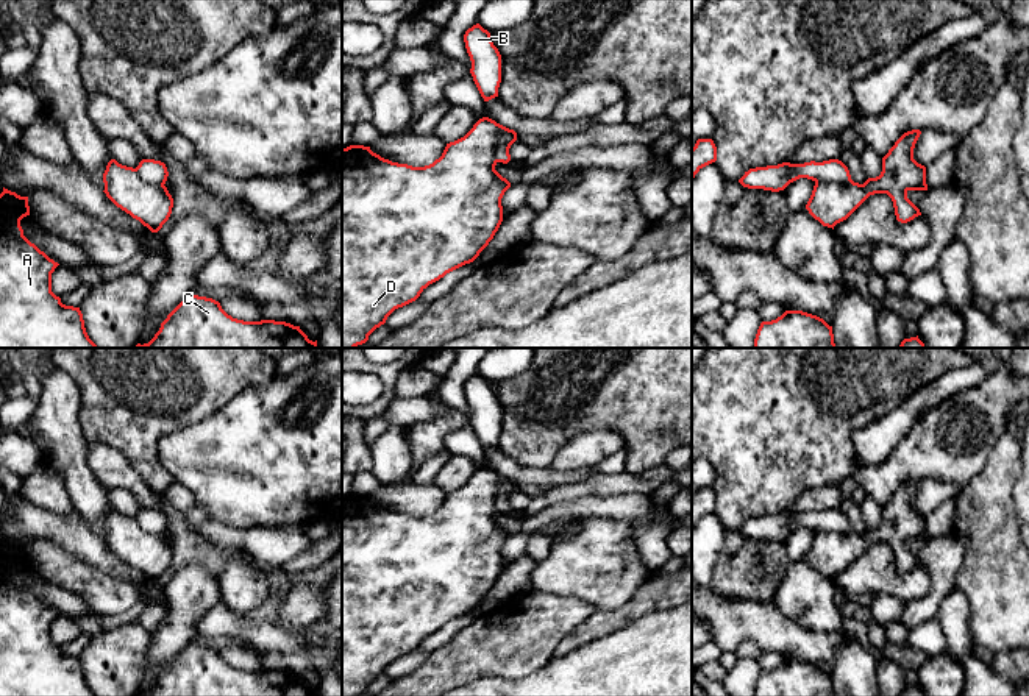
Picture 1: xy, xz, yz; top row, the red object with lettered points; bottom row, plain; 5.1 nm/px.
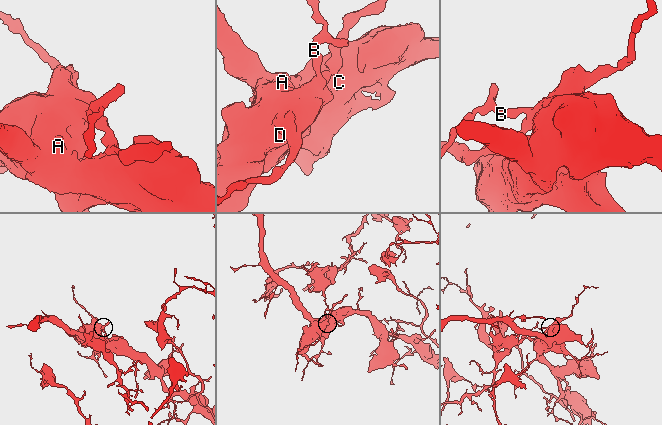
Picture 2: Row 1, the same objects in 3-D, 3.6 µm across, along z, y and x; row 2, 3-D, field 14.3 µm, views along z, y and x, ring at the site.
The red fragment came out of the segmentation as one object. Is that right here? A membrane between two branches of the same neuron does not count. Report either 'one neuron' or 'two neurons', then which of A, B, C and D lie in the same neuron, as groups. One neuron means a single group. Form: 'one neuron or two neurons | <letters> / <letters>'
two neurons | A C D / B

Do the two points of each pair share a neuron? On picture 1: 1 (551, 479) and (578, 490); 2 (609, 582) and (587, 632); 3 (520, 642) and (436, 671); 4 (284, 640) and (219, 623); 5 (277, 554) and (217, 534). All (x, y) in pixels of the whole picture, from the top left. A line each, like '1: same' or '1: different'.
1: different
2: different
3: same
4: same
5: same

